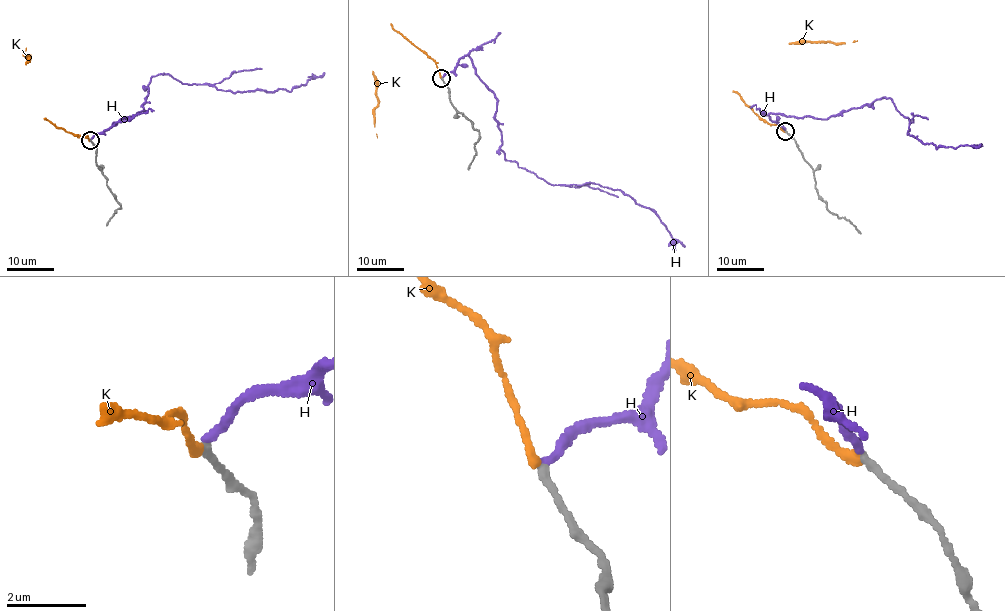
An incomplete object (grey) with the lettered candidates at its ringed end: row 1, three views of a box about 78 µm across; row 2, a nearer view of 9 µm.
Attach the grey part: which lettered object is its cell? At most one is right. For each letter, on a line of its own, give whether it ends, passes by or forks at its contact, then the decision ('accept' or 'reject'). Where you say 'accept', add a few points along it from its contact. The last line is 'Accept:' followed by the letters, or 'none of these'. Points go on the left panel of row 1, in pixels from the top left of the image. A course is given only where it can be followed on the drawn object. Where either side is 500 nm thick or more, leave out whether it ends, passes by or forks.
H: it ends; reject
K: it ends; accept
Accept: K

